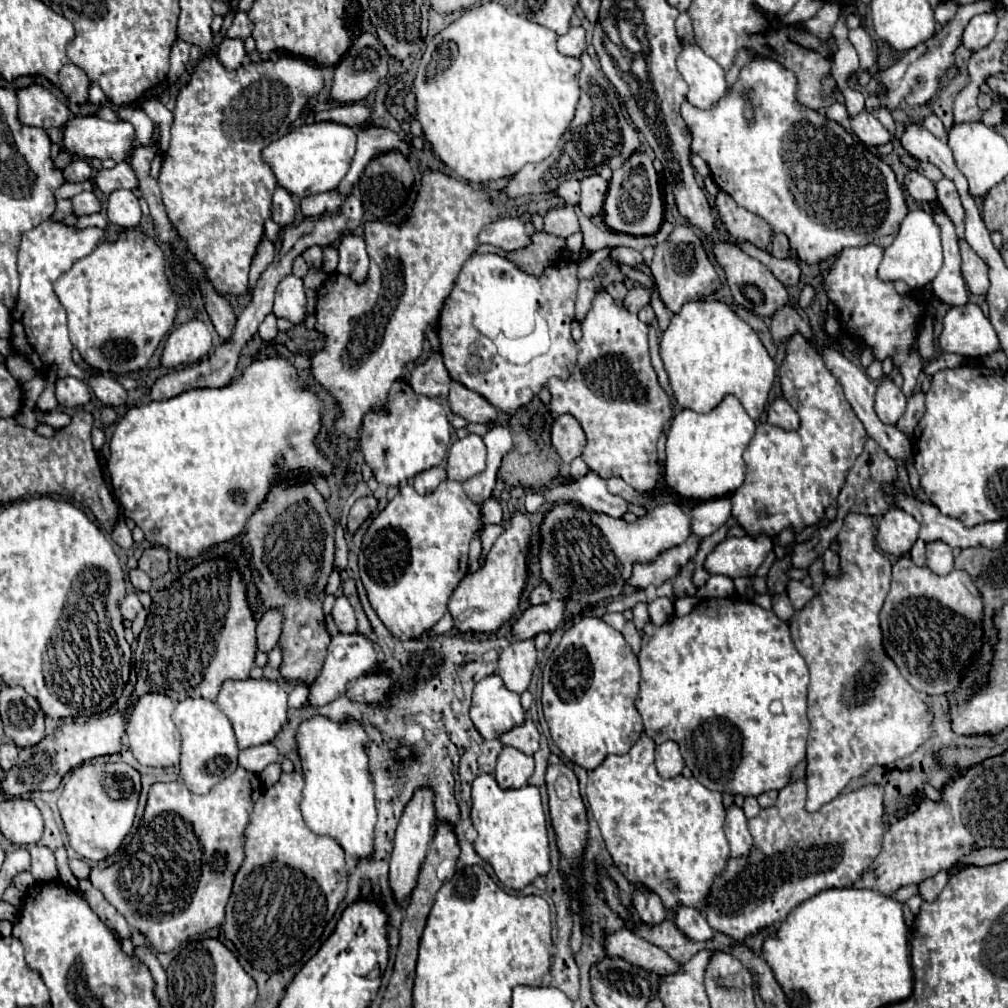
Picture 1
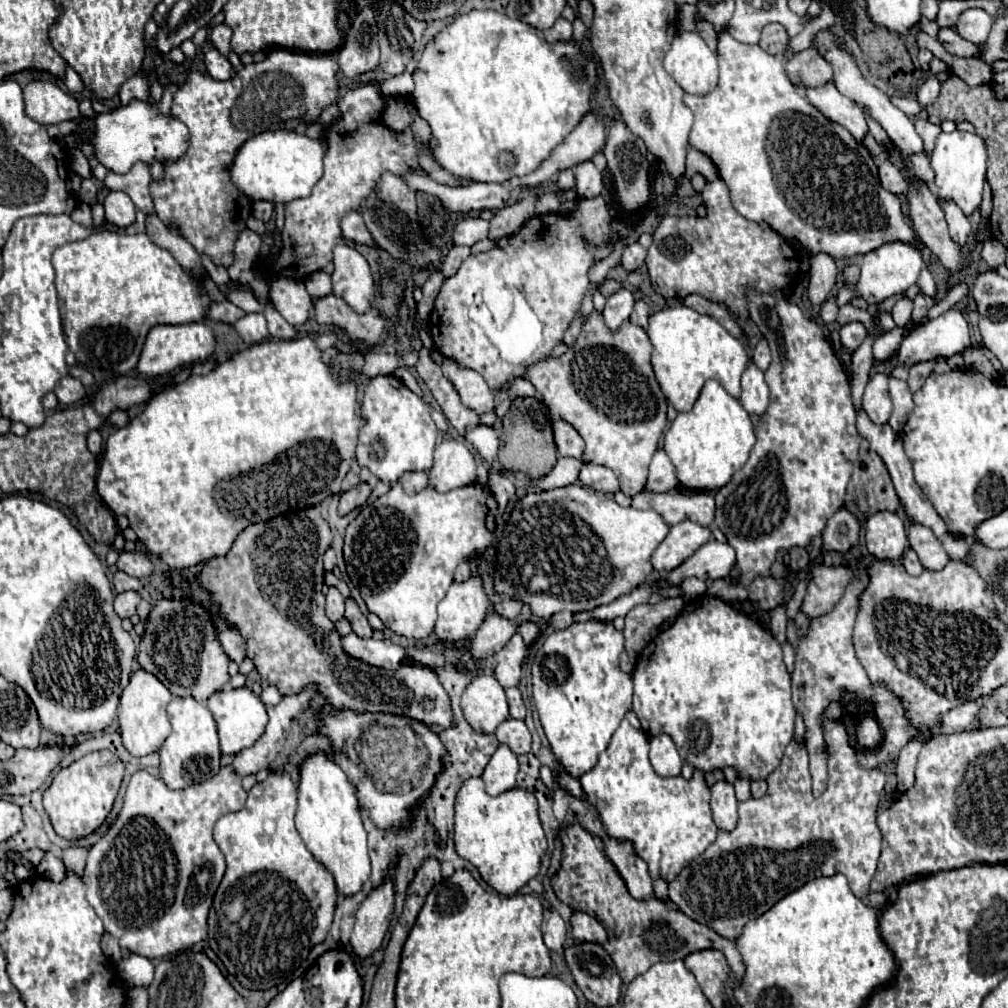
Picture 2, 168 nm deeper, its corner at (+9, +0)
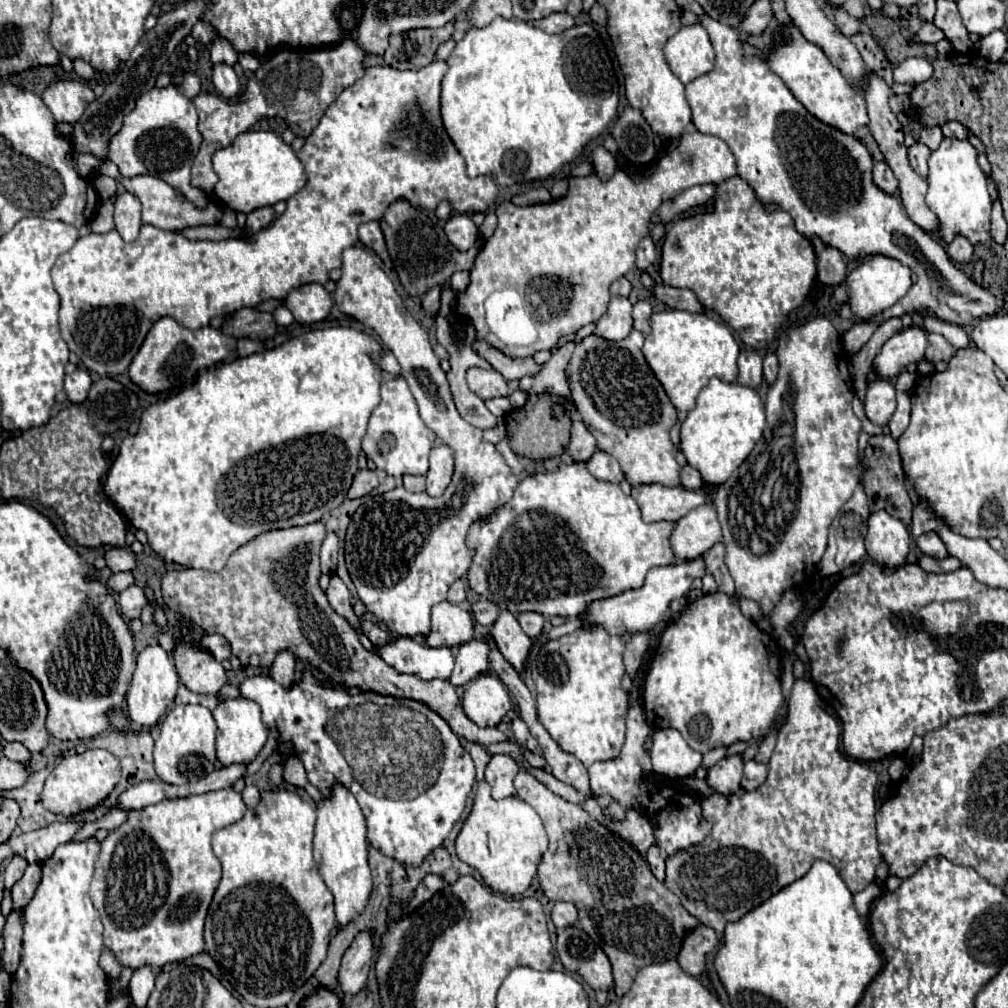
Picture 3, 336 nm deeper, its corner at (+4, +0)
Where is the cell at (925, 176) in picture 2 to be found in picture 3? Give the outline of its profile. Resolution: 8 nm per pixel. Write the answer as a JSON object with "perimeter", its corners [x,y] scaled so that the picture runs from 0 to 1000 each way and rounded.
{"perimeter":[[[908,142],[906,146],[902,146],[902,160],[904,160],[904,166],[908,168],[908,172],[912,172],[914,176],[920,174],[920,160],[922,160],[922,154],[924,154],[924,148],[916,142]]]}

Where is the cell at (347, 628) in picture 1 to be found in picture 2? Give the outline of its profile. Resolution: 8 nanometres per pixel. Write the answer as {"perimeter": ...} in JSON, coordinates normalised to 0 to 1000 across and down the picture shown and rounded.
{"perimeter":[[[327,582],[323,590],[323,610],[333,618],[337,612],[341,612],[341,592],[333,582]]]}

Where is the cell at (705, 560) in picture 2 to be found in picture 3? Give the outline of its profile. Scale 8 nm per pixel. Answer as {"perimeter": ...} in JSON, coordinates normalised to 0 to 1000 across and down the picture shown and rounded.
{"perimeter":[[[691,553],[688,557],[680,557],[680,559],[668,559],[662,563],[648,563],[642,568],[640,580],[634,582],[634,586],[620,586],[618,590],[612,590],[610,594],[598,594],[598,598],[588,598],[582,604],[582,620],[594,618],[598,622],[602,622],[602,626],[606,626],[606,630],[618,630],[620,624],[624,628],[634,628],[634,626],[644,626],[650,624],[660,608],[662,608],[662,600],[672,594],[678,592],[684,584],[689,572],[697,572],[699,570],[699,555]]]}

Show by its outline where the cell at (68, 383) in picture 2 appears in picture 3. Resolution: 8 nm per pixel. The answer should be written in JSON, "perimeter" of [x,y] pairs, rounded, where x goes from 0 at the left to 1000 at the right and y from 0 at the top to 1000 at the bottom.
{"perimeter":[[[82,364],[64,374],[64,390],[70,400],[82,400],[86,396],[88,386],[90,386],[90,374]]]}

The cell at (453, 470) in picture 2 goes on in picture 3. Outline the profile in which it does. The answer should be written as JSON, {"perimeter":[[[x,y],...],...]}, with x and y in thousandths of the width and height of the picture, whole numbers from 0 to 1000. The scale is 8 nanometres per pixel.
{"perimeter":[[[436,441],[428,447],[426,453],[426,469],[424,469],[424,489],[428,493],[439,491],[443,481],[447,479],[451,467],[451,453],[449,445],[443,441]]]}

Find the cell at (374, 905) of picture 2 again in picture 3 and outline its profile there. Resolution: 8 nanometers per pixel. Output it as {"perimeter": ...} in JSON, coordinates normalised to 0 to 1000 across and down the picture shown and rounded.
{"perimeter":[[[358,924],[340,947],[336,961],[336,977],[340,985],[356,985],[364,973],[370,955],[370,924]]]}

